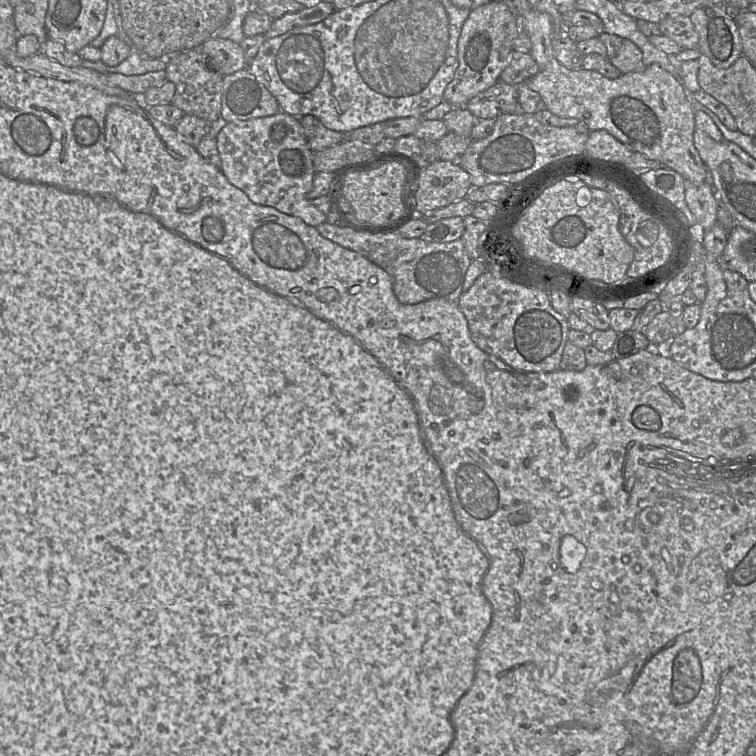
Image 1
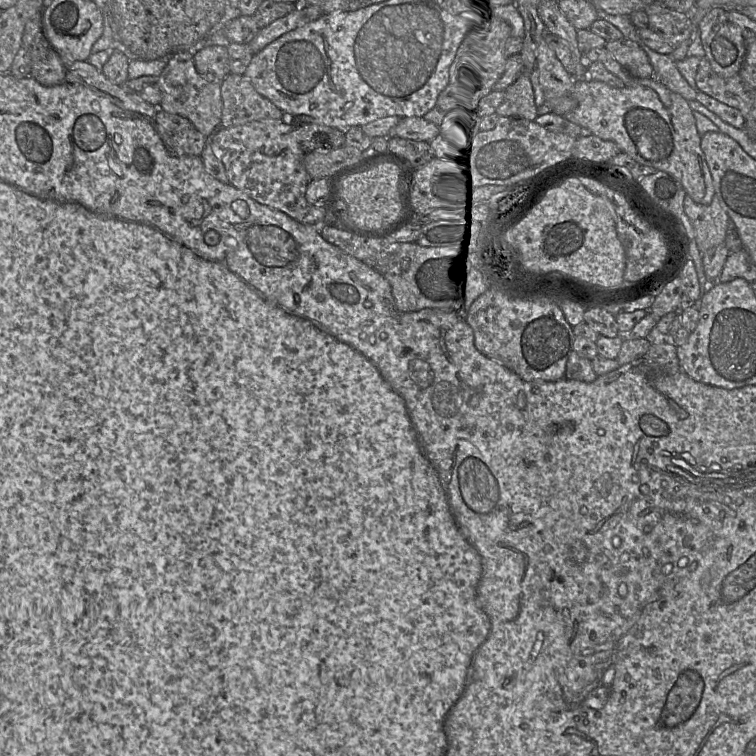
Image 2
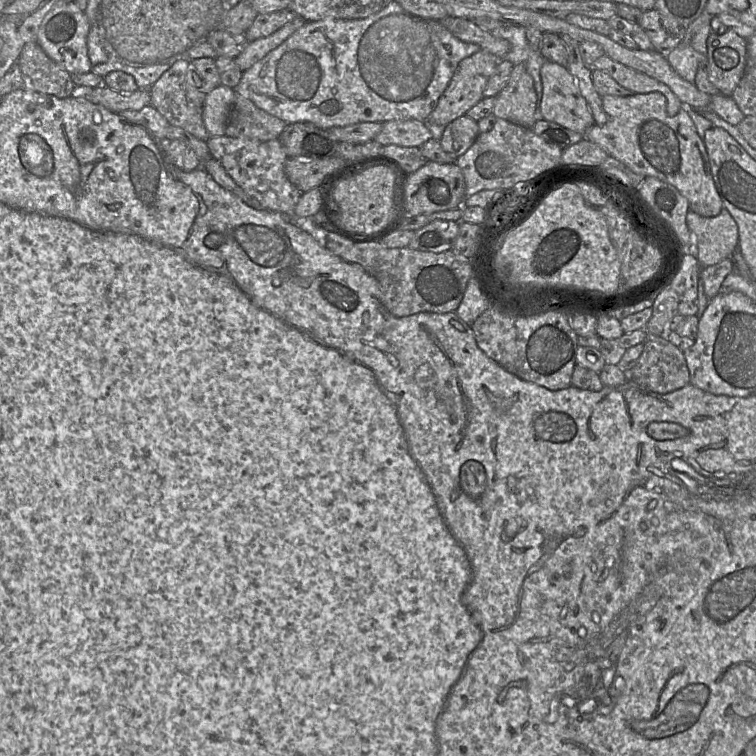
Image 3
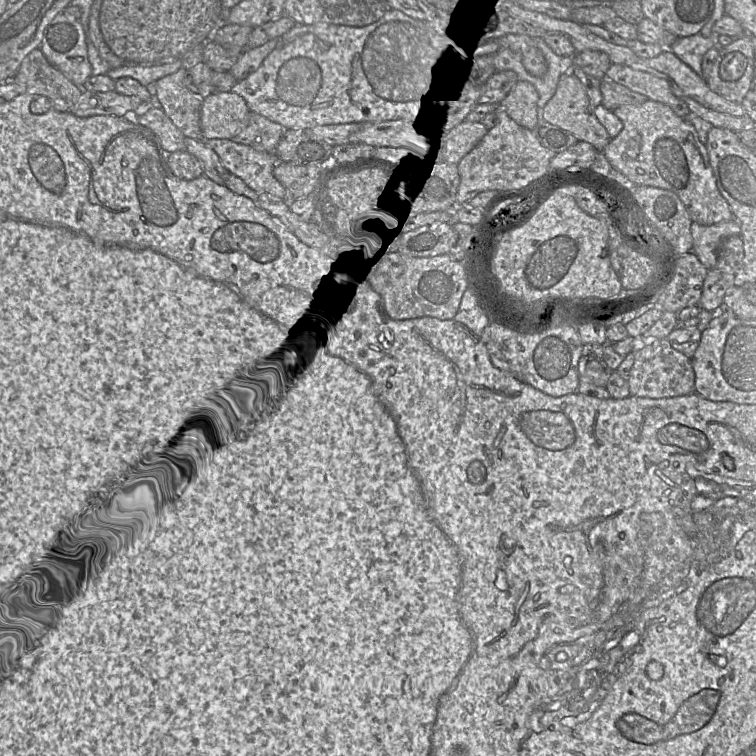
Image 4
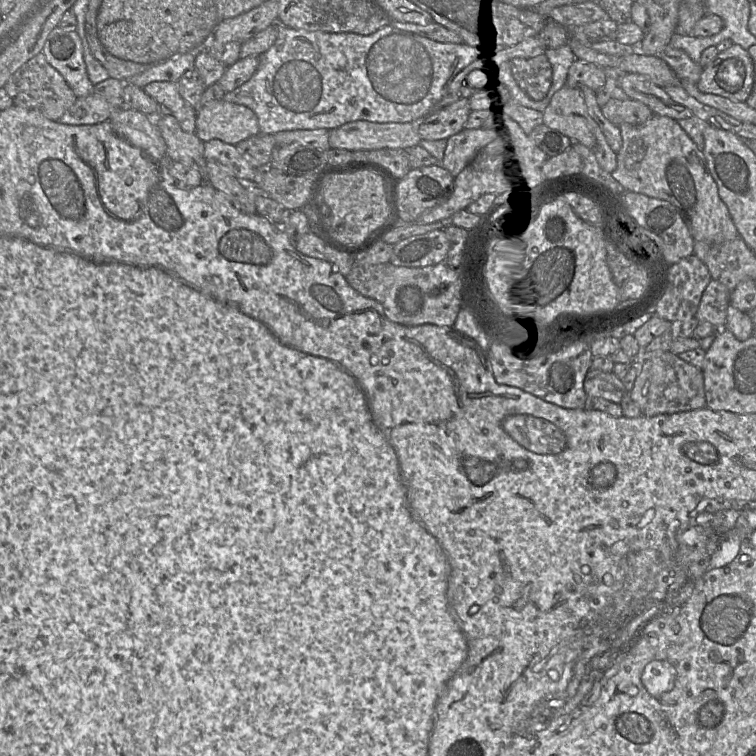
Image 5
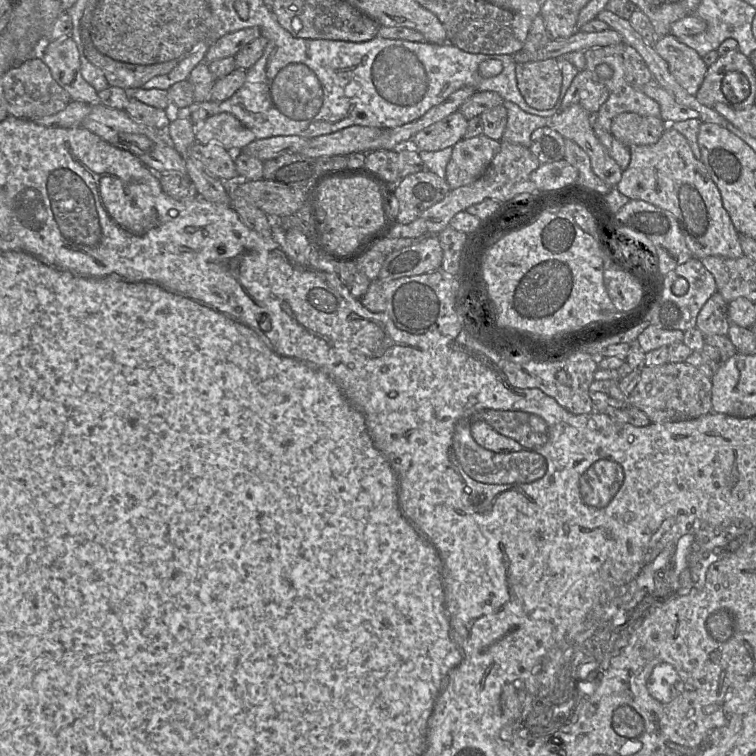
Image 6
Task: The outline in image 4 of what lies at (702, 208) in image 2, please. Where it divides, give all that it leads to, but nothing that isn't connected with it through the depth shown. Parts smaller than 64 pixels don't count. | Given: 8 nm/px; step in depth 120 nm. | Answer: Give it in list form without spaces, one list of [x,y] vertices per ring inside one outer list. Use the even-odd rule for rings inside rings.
[[[735,218],[709,226],[692,222],[690,231],[693,238],[692,252],[709,270],[716,267],[722,242],[730,236],[740,235],[740,225]]]

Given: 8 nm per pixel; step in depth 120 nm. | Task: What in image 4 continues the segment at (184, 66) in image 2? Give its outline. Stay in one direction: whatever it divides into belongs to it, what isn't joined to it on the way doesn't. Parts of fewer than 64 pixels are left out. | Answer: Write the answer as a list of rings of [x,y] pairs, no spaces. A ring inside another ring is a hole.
[[[181,67],[157,80],[151,90],[160,108],[185,137],[204,140],[200,127],[203,99],[186,86],[187,75],[188,69]]]

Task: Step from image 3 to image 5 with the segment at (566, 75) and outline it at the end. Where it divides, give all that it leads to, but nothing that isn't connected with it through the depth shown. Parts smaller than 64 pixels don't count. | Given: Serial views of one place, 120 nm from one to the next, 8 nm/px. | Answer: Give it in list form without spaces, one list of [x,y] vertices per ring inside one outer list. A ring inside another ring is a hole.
[[[564,85],[559,89],[543,112],[543,124],[566,135],[573,142],[579,142],[588,147],[604,171],[612,173],[616,169],[617,153],[610,148],[601,128],[590,117],[580,88]]]

